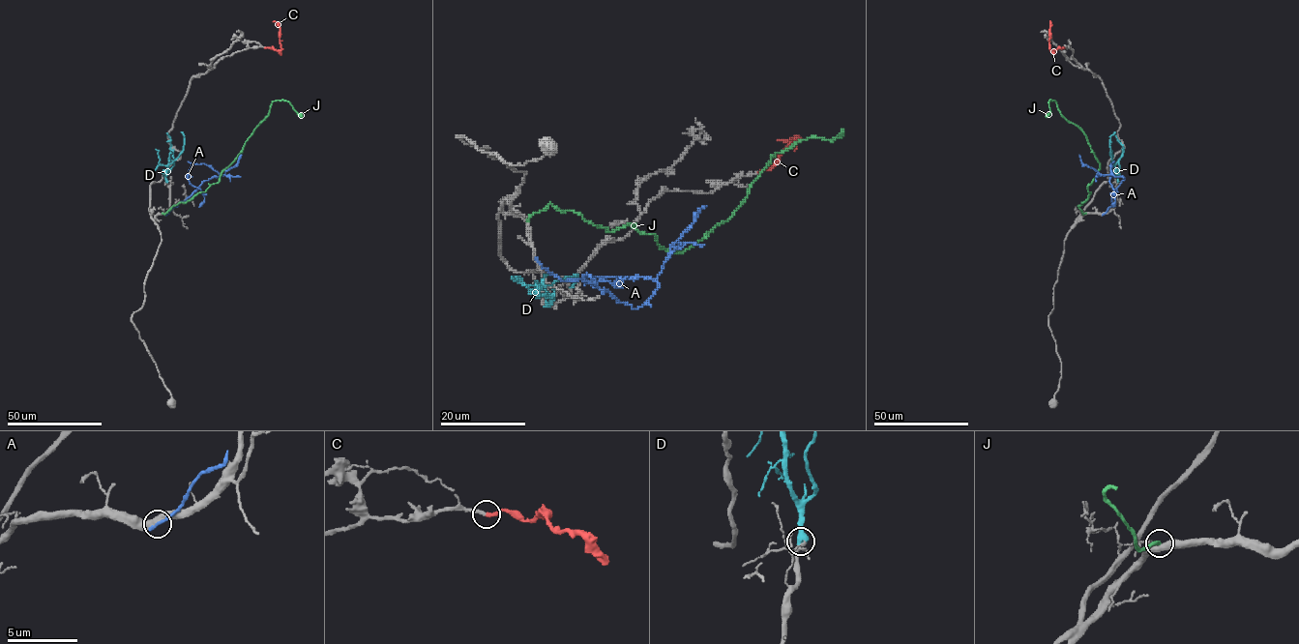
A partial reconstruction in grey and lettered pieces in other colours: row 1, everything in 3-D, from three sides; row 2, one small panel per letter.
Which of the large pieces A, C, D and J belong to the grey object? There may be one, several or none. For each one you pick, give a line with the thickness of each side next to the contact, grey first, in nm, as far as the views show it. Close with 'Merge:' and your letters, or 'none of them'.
C: 240/240 nm
D: 280/600 nm
Merge: C, D

